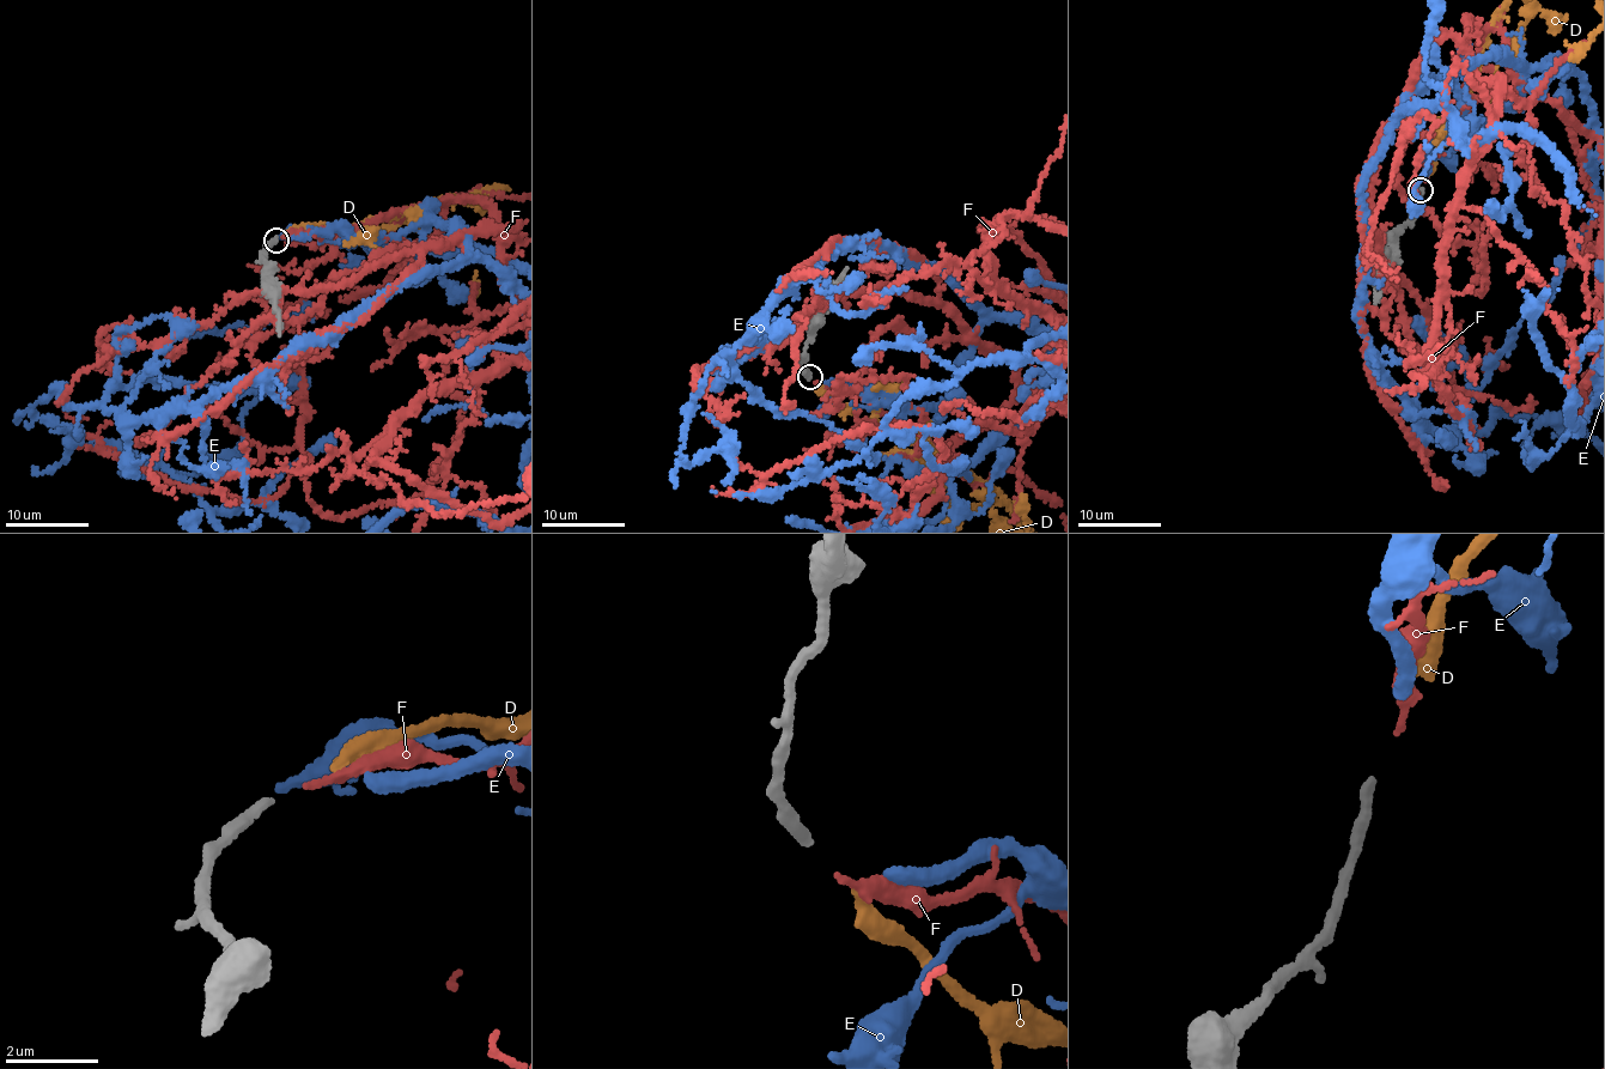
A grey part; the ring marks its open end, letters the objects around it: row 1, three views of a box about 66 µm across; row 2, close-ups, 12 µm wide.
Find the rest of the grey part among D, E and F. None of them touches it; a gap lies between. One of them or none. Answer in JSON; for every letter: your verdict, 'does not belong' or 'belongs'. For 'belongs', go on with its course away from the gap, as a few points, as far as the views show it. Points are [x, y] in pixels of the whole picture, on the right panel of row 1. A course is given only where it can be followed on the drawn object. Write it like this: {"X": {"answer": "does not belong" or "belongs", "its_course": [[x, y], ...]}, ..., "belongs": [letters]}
{"D": {"answer": "belongs"}, "E": {"answer": "does not belong"}, "F": {"answer": "does not belong"}, "belongs": ["D"]}

